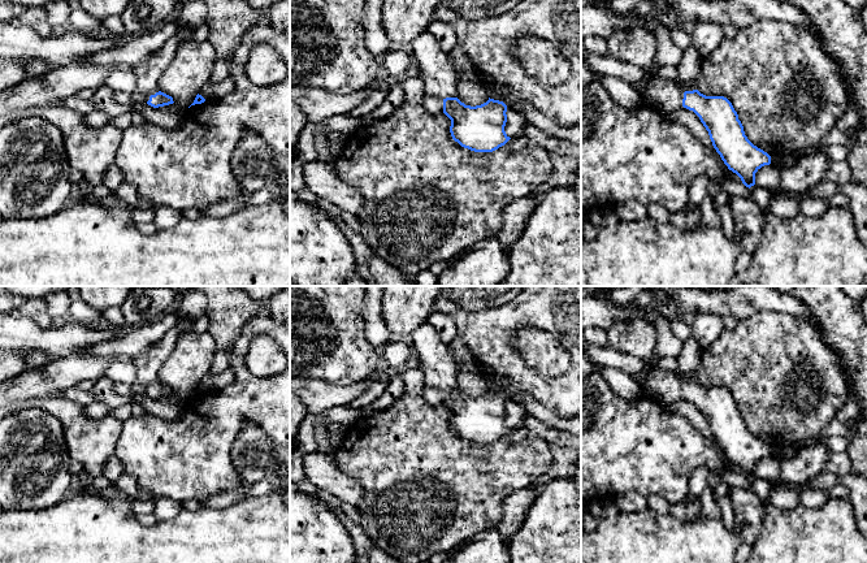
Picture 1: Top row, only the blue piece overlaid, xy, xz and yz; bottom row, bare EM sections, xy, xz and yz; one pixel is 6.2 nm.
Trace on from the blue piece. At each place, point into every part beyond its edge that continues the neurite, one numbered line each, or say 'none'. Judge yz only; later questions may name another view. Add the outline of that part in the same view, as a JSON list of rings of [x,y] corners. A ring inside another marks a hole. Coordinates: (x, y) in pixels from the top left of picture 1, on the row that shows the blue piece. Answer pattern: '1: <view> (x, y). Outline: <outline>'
1: yz (666, 96). Outline: [[[581,51],[585,62],[598,73],[620,78],[633,87],[643,85],[643,103],[656,108],[663,114],[672,114],[682,107],[684,90],[675,82],[663,81],[658,75],[649,77],[645,69],[633,64],[620,62],[608,55],[595,55]]]

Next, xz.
1: xz (437, 73). Outline: [[[426,30],[409,46],[419,62],[419,78],[424,83],[422,98],[428,95],[441,99],[456,98],[460,77],[435,36]]]

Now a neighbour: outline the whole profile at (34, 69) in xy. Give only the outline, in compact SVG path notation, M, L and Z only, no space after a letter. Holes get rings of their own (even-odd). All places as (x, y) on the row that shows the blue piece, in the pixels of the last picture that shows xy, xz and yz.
M25 60L22 68L26 79L43 79L48 73L55 70L51 65L44 64L40 60Z

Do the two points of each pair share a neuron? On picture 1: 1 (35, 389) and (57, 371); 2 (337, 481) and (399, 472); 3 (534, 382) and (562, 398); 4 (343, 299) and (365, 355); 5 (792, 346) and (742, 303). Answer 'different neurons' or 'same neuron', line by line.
1: same neuron
2: different neurons
3: same neuron
4: same neuron
5: different neurons

